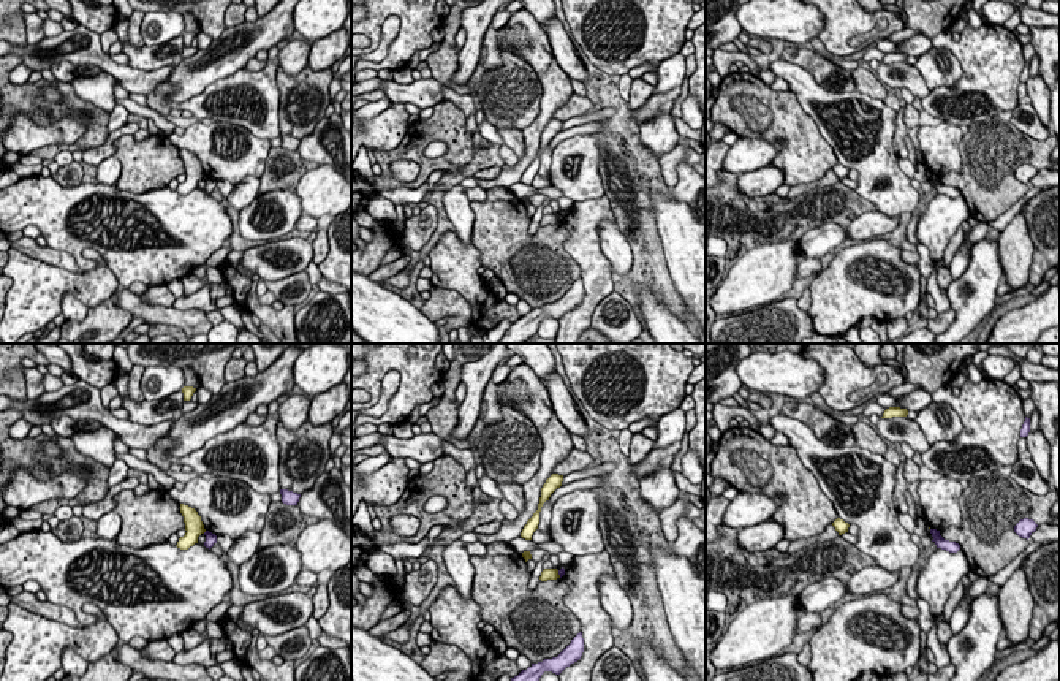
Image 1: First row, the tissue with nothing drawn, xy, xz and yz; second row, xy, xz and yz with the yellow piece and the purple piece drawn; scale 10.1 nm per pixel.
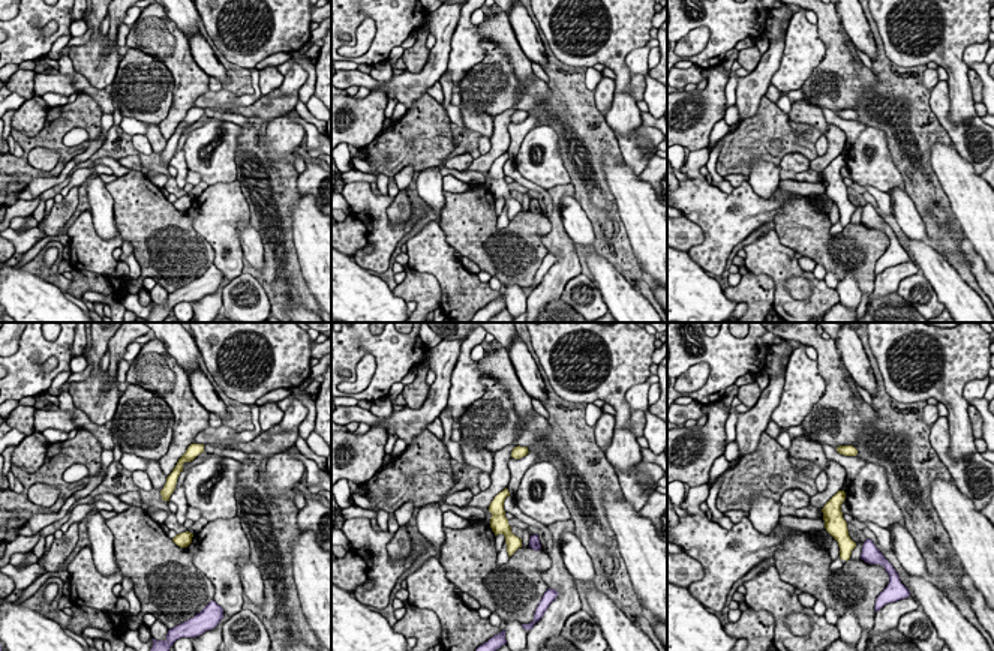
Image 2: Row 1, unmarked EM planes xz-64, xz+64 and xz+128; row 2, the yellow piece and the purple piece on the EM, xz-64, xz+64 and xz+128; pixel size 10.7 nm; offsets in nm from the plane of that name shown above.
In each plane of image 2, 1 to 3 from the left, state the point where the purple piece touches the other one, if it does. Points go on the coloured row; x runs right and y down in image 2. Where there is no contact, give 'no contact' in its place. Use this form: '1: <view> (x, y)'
1: no contact
2: no contact
3: no contact

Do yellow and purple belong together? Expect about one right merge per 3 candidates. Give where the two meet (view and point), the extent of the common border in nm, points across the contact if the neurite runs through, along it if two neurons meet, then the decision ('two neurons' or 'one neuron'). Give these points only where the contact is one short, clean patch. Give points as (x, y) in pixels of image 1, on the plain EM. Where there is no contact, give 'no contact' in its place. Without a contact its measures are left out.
meets yellow in xz at (557, 219); contact 90 nm long; border along xz (557, 216), (560, 222); two neurons

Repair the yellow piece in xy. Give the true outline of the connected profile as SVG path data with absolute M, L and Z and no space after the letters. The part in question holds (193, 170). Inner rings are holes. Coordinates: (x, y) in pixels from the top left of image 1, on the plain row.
M180 149L180 158L185 168L185 181L179 184L177 193L188 195L198 188L198 182L206 177L204 169L198 157L188 150Z

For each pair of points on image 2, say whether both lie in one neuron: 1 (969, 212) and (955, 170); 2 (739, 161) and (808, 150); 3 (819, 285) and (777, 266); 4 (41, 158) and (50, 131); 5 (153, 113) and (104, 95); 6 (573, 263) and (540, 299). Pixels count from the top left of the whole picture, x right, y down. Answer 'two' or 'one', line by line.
1: one
2: one
3: one
4: two
5: two
6: one

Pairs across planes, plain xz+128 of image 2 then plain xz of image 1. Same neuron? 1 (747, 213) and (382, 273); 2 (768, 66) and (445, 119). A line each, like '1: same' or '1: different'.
1: different
2: different

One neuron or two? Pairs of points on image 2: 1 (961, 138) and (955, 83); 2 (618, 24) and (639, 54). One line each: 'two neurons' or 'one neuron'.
1: two neurons
2: two neurons

